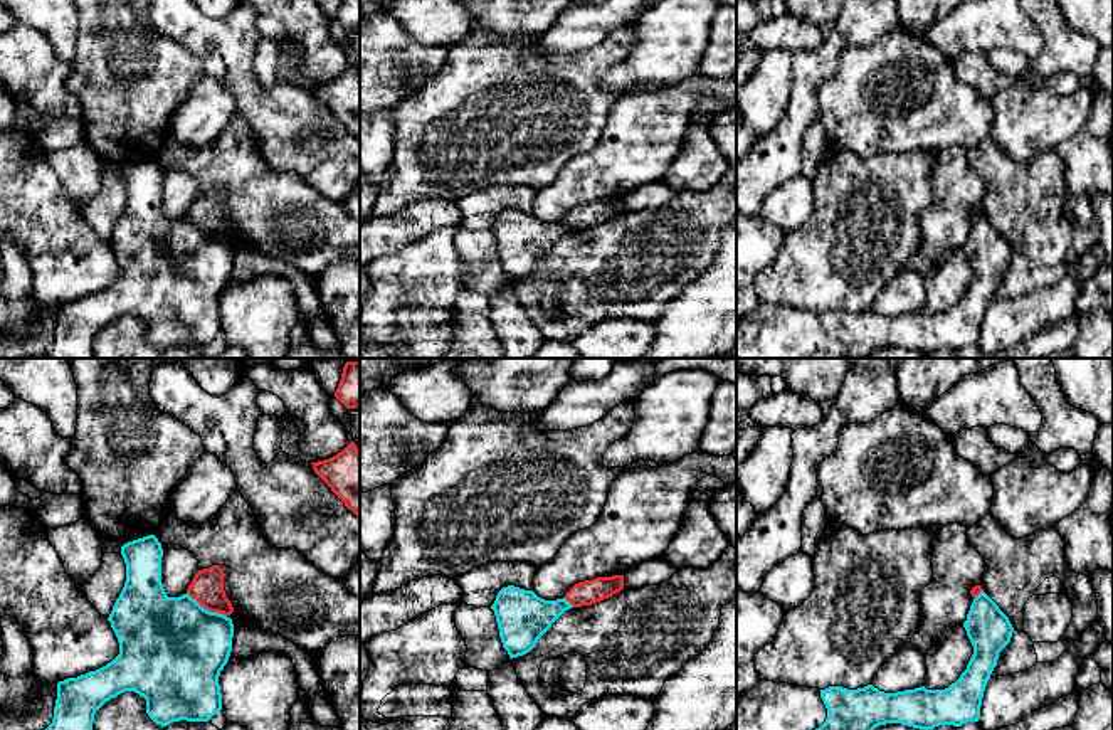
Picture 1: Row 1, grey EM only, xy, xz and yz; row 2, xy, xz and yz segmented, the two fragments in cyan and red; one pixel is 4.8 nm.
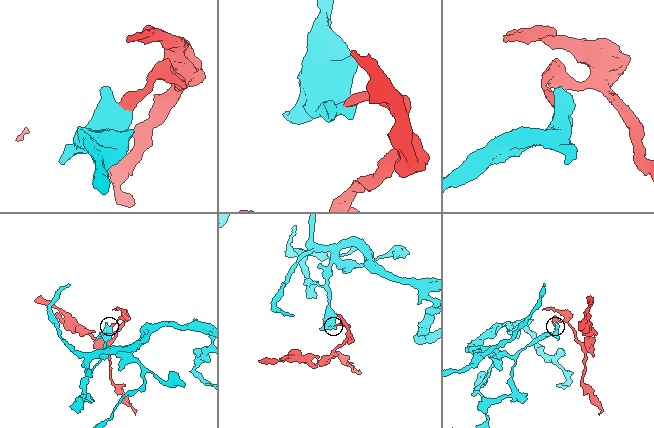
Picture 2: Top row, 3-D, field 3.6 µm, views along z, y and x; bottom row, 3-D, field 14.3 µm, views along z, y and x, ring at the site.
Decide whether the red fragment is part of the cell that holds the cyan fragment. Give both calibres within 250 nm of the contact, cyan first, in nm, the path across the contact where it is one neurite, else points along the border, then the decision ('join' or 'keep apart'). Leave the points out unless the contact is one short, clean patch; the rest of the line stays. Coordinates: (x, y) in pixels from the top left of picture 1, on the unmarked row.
500 nm thick on the cyan side, 160 nm on the other; border along xy (187, 216), (204, 231), (226, 239); keep apart

